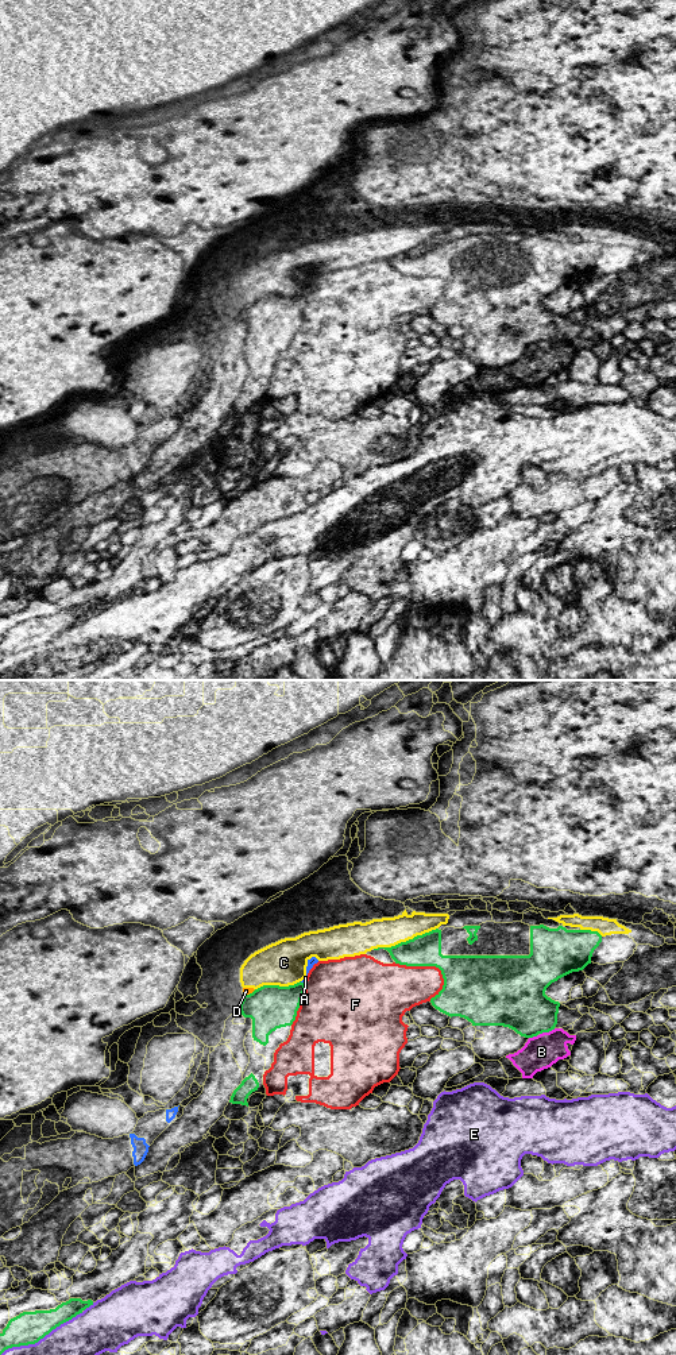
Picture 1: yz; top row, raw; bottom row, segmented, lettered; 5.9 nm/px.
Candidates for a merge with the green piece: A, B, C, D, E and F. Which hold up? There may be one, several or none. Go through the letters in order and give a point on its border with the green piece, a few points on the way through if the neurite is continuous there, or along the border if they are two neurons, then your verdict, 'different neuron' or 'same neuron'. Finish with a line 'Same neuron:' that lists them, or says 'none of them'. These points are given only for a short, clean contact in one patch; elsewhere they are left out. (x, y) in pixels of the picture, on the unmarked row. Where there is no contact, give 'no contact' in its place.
A: contact yz (302, 292); different neuron
B: contact yz (547, 340); different neuron
C: contact yz (406, 250); different neuron
D: contact yz (250, 302); different neuron
E: contact yz (46, 643); different neuron
F: contact yz (427, 274); different neuron
Same neuron: none of them

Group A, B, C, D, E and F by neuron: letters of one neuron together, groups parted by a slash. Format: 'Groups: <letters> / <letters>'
Groups: A / B / C D / E / F

